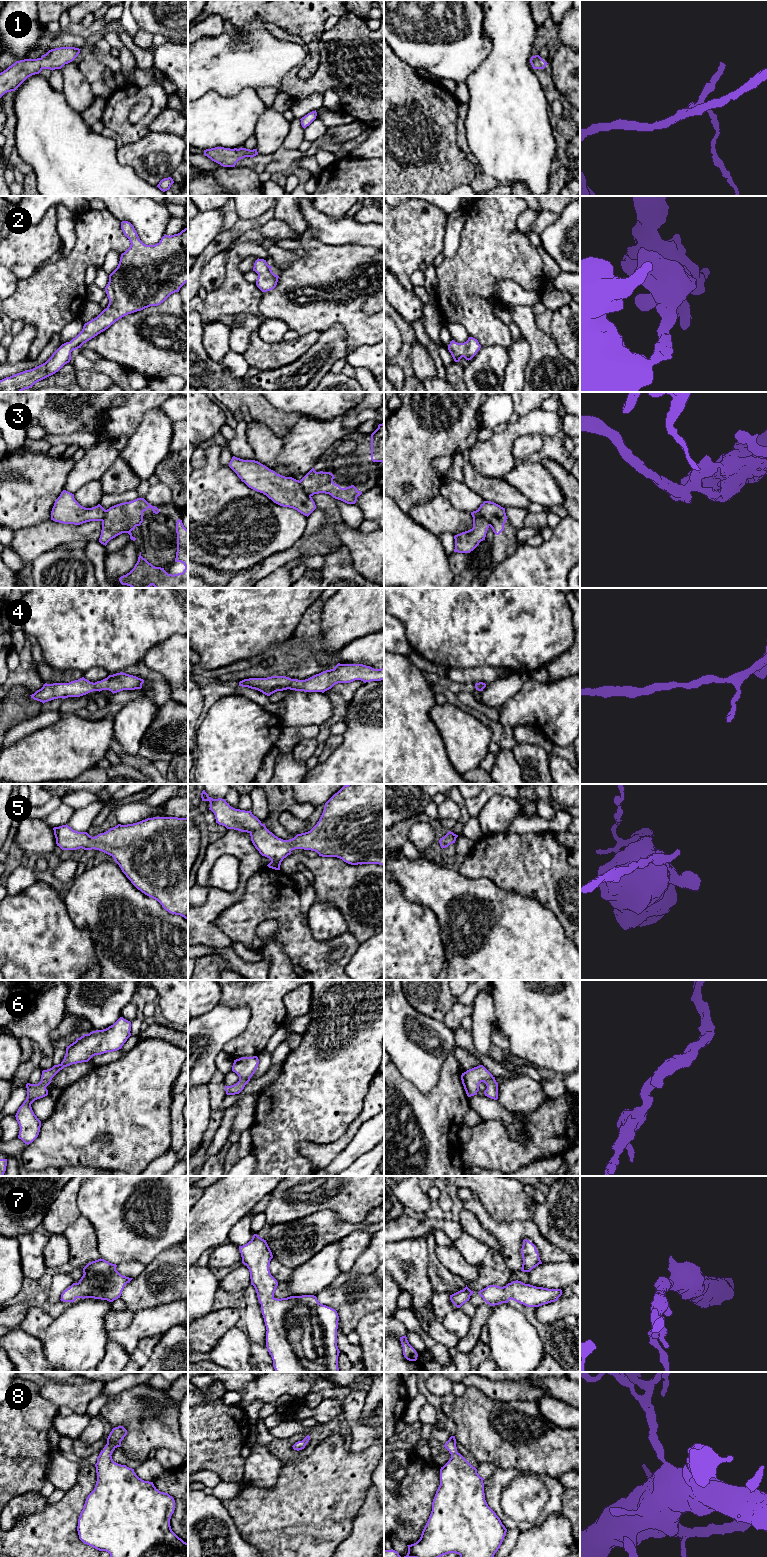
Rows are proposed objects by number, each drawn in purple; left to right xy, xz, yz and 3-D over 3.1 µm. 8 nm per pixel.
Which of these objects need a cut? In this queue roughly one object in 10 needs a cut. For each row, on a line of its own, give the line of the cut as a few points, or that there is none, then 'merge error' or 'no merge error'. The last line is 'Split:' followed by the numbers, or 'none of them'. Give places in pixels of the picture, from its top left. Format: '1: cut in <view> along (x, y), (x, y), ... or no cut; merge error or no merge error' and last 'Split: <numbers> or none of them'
1: no cut; no merge error
2: no cut; no merge error
3: no cut; no merge error
4: no cut; no merge error
5: no cut; no merge error
6: no cut; no merge error
7: no cut; no merge error
8: no cut; no merge error
Split: none of them

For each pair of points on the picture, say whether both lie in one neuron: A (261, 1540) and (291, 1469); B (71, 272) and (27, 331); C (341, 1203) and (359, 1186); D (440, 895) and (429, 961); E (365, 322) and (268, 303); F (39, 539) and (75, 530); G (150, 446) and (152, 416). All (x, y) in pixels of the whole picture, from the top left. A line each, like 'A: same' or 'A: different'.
A: same
B: different
C: same
D: different
E: same
F: same
G: same

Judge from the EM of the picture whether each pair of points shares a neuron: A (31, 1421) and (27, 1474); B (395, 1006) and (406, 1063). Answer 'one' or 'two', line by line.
A: one
B: one

